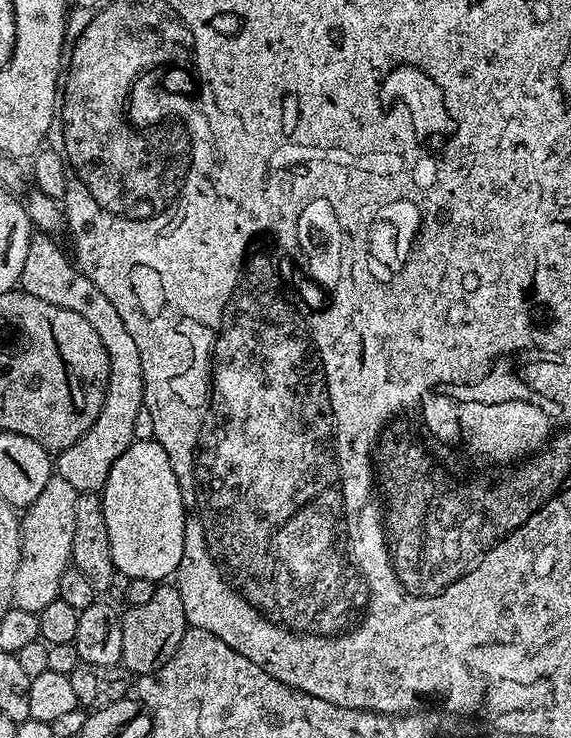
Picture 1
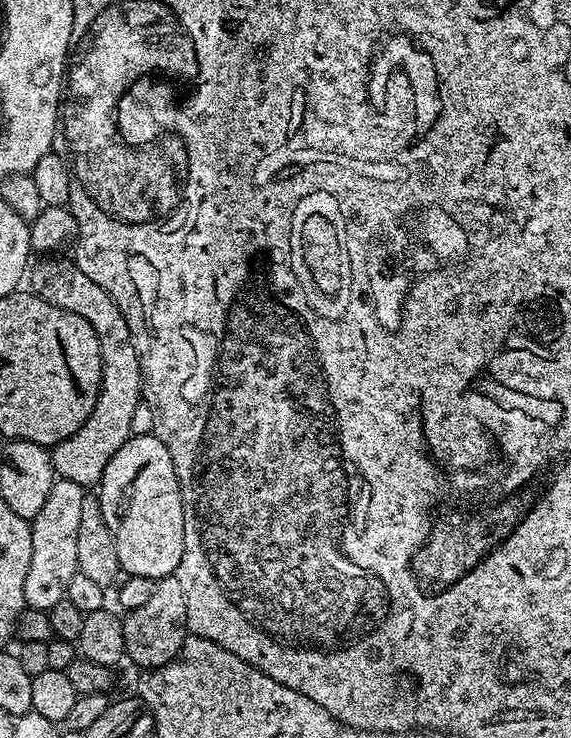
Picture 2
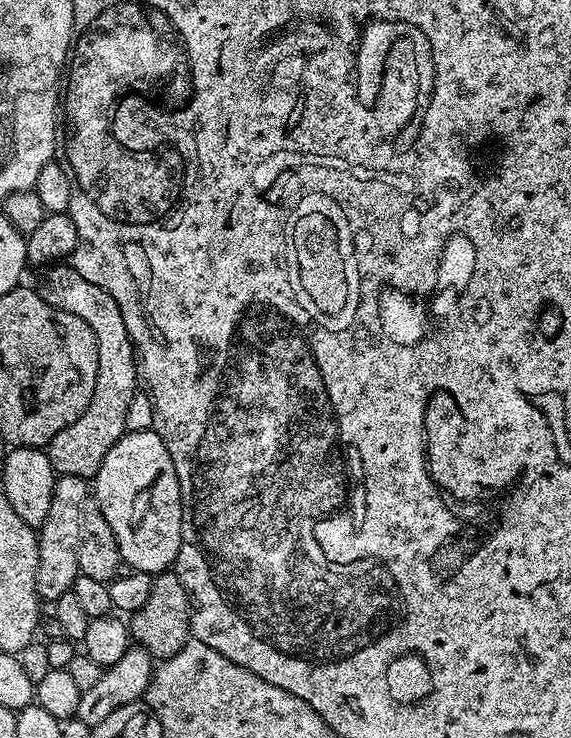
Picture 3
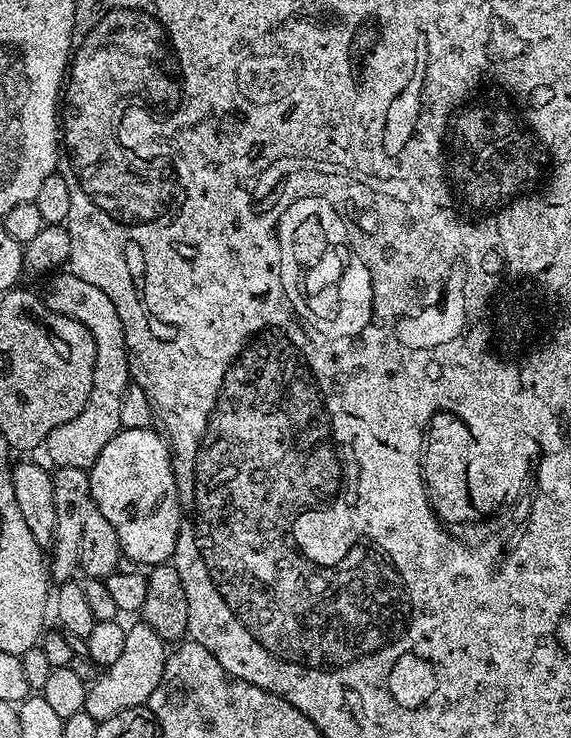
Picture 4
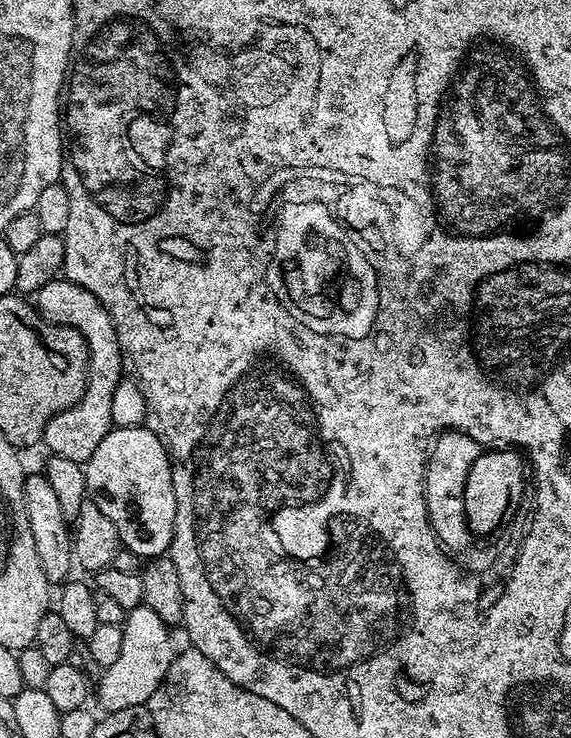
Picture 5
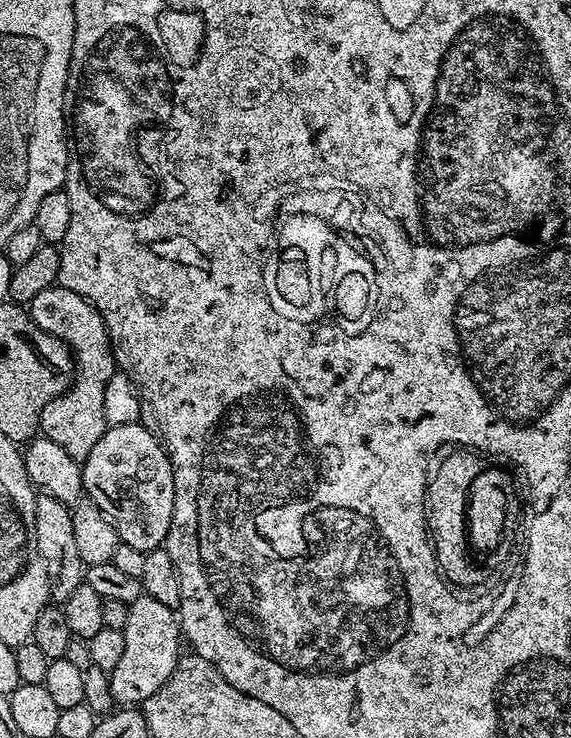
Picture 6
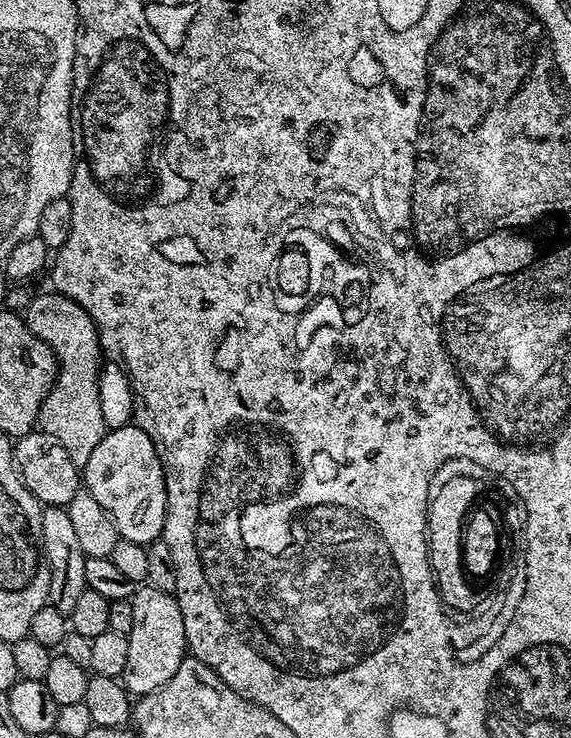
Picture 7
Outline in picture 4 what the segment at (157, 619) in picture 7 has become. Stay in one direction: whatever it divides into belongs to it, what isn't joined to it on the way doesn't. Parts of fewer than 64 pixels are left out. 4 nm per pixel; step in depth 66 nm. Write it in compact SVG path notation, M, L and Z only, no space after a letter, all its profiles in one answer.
M137 622L133 628L129 627L126 631L126 646L122 646L122 655L88 684L84 712L90 714L90 718L102 721L114 718L114 714L122 714L122 710L145 707L150 694L158 690L158 682L162 682L165 659L166 641L154 634L148 624Z

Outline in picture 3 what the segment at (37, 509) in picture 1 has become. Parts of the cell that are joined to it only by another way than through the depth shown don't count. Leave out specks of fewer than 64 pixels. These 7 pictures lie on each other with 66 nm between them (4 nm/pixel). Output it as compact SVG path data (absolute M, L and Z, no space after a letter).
M61 476L54 486L54 498L50 502L50 514L46 522L38 529L40 549L38 550L38 574L36 575L36 593L41 601L54 602L72 590L77 576L78 542L82 538L82 510L90 500L89 481L77 476Z

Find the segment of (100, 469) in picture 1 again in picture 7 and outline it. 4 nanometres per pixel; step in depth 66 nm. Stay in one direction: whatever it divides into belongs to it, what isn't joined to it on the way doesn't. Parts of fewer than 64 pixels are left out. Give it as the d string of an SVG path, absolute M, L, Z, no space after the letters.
M55 290L47 291L37 291L28 308L22 313L28 329L34 334L38 334L38 338L42 338L42 342L46 342L46 346L50 346L56 355L56 381L50 394L46 394L46 398L42 402L38 428L39 431L50 434L50 438L54 438L54 442L61 444L66 449L66 454L70 454L70 462L74 462L76 468L83 470L86 462L90 462L90 454L94 454L98 442L102 442L106 431L102 418L102 402L98 402L98 382L102 367L100 331L97 330L96 323L92 321L90 314L86 314L86 310L82 310L82 306L78 306L78 302L66 298Z

